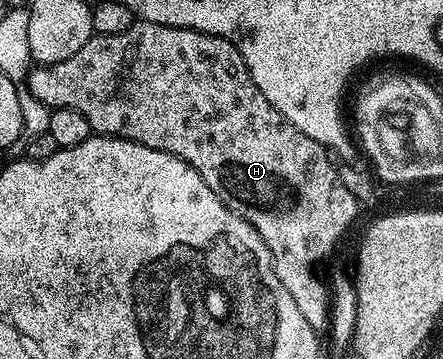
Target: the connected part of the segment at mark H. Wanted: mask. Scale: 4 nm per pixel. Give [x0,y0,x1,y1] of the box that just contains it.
[27,20,359,332]

